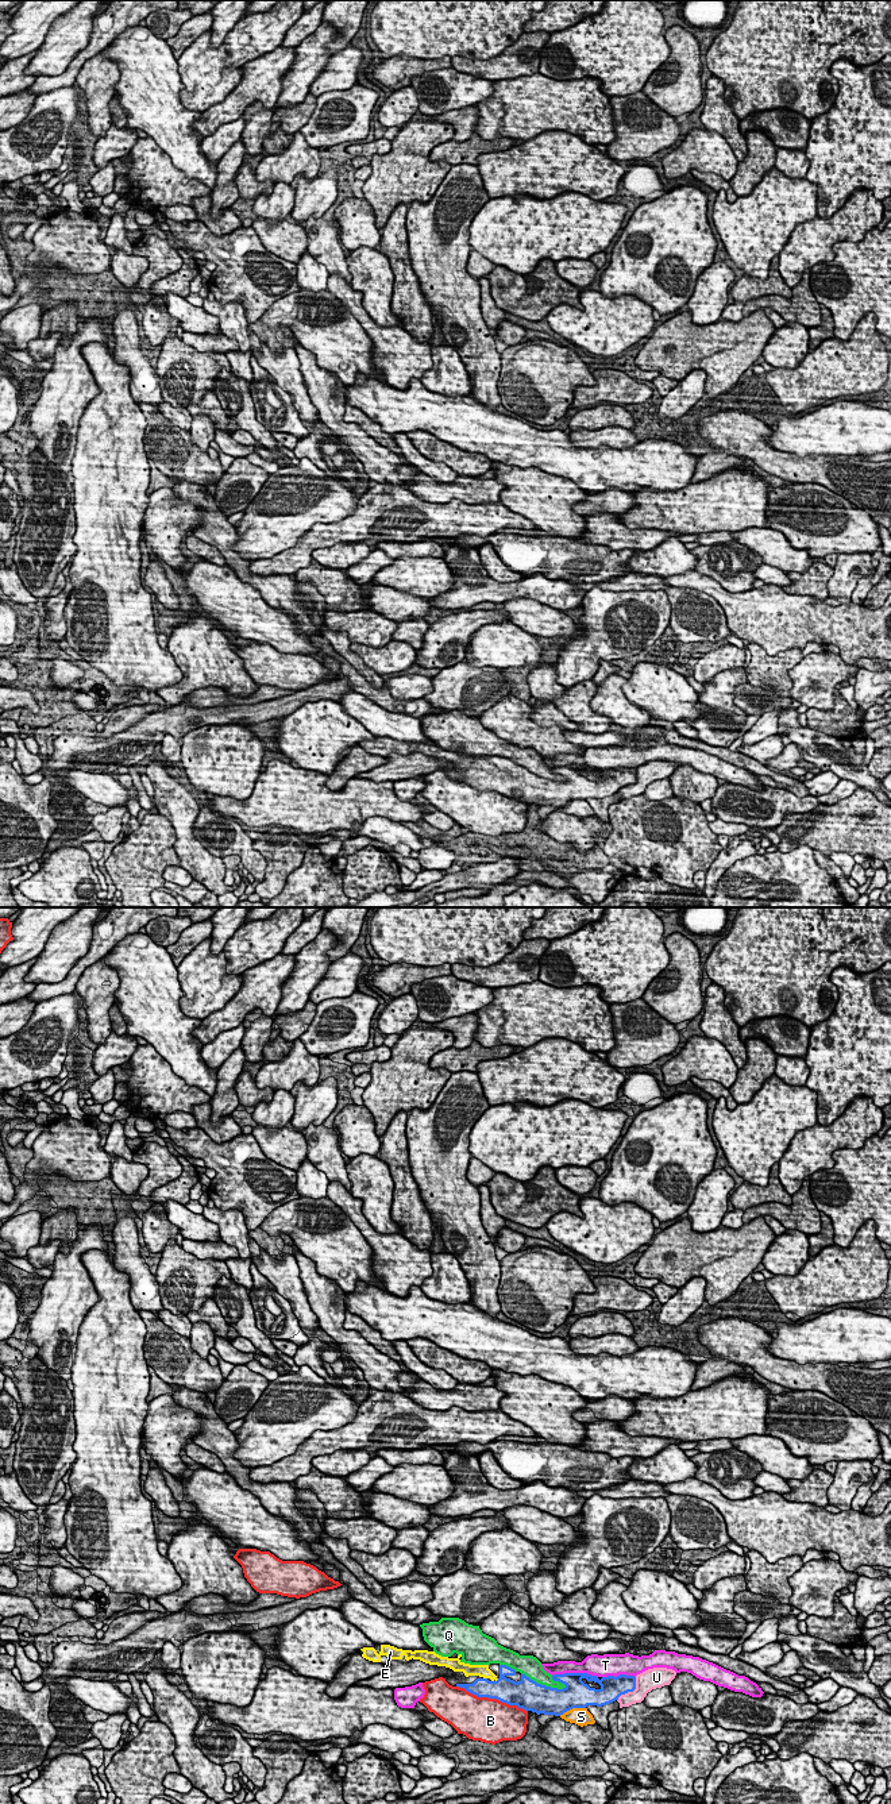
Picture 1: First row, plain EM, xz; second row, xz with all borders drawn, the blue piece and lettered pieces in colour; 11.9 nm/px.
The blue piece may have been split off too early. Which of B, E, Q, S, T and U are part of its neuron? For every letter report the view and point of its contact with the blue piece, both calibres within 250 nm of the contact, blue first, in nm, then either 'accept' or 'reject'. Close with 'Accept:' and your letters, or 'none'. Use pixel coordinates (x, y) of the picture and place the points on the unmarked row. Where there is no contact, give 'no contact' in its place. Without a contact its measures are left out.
B: xz (492, 790) | 280/480 nm | reject
E: xz (485, 771) | 280/160 nm | accept
Q: xz (544, 778) | 360/220 nm | reject
S: xz (571, 801) | 320/220 nm | reject
T: xz (575, 766) | 320/240 nm | reject
U: xz (631, 783) | 280/240 nm | reject
Accept: E

